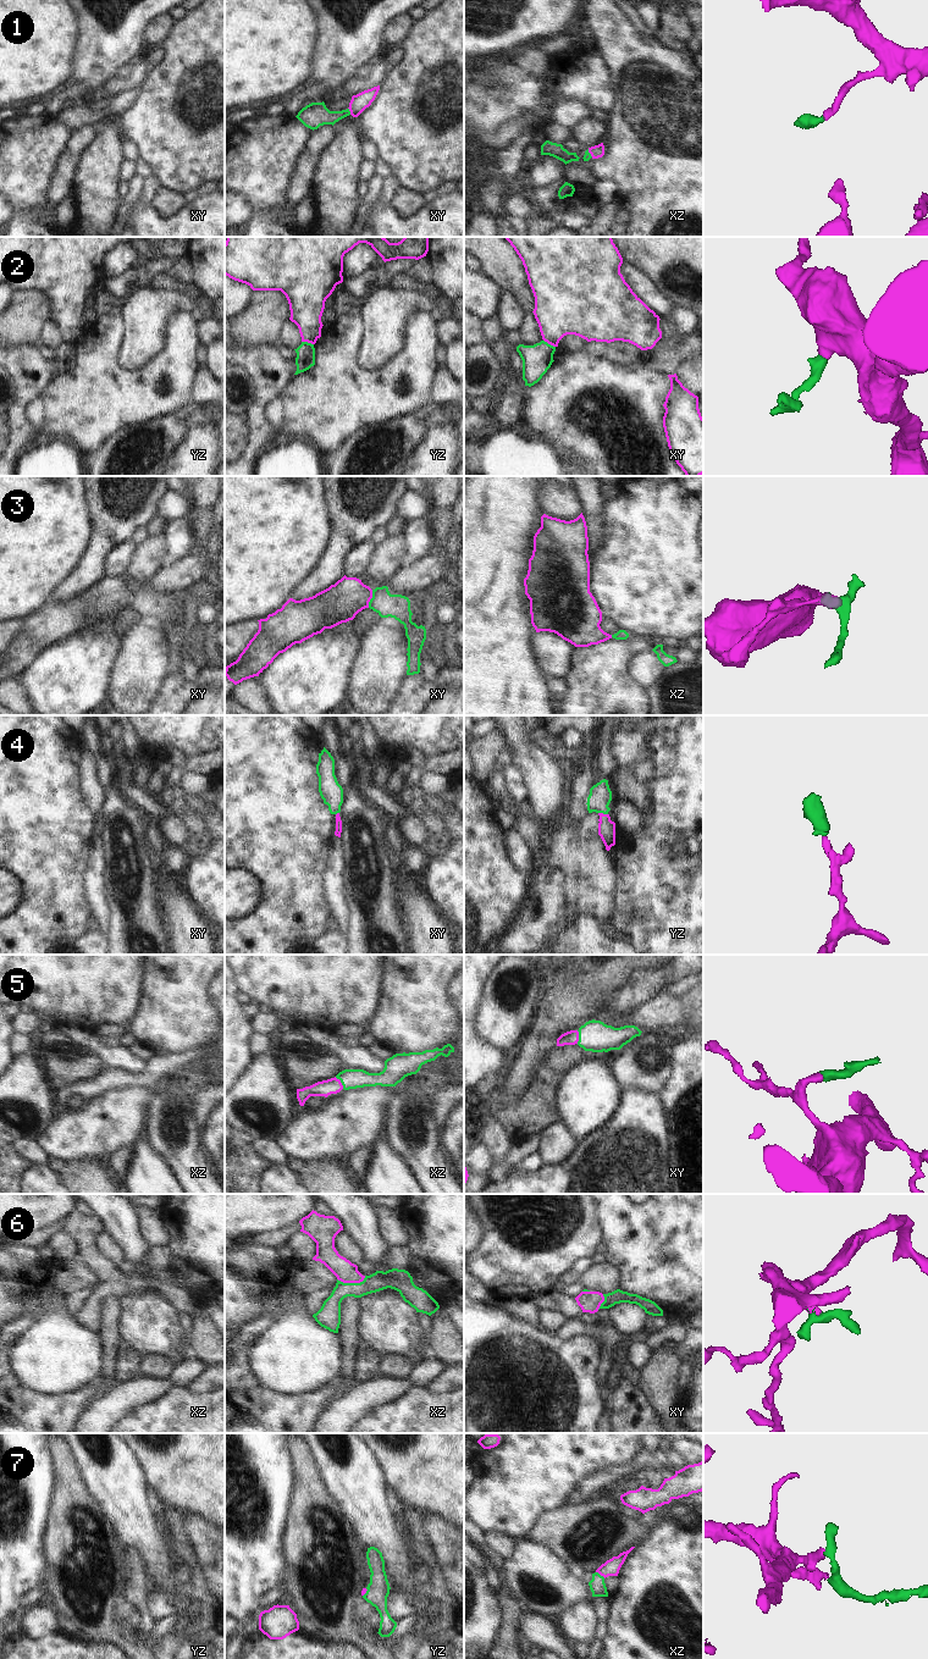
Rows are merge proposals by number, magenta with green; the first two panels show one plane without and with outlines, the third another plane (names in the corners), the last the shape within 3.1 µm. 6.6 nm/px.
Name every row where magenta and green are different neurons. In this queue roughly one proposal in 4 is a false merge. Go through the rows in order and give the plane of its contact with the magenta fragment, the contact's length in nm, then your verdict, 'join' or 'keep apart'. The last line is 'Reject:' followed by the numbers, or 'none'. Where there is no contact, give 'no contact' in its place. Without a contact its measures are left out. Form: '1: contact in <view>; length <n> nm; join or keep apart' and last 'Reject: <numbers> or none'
1: contact in xy; length 50 nm; join
2: contact in yz; length 80 nm; keep apart
3: contact in xy; length 120 nm; join
4: contact in yz; length 70 nm; join
5: contact in xz; length 100 nm; join
6: contact in xz; length 190 nm; join
7: contact in xz; length 80 nm; join
Reject: 2

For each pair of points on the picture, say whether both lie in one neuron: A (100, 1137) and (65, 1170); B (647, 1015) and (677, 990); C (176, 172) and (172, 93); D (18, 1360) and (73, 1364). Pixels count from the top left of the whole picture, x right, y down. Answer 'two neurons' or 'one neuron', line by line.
A: two neurons
B: two neurons
C: one neuron
D: one neuron

